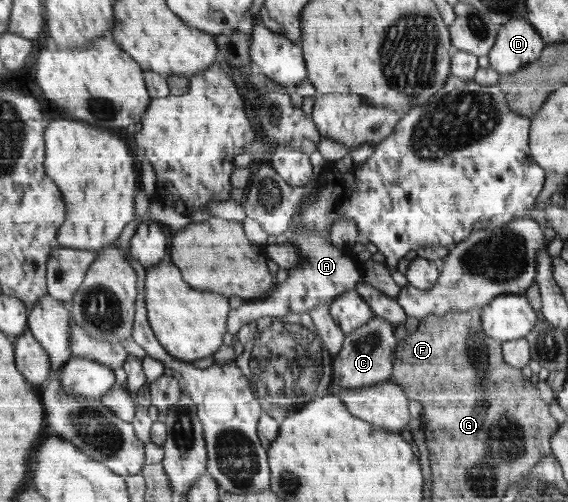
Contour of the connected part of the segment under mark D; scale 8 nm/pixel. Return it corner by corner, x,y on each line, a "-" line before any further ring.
528,19
508,21
500,26
496,43
490,51
490,67
500,76
517,74
539,62
546,46
545,40

